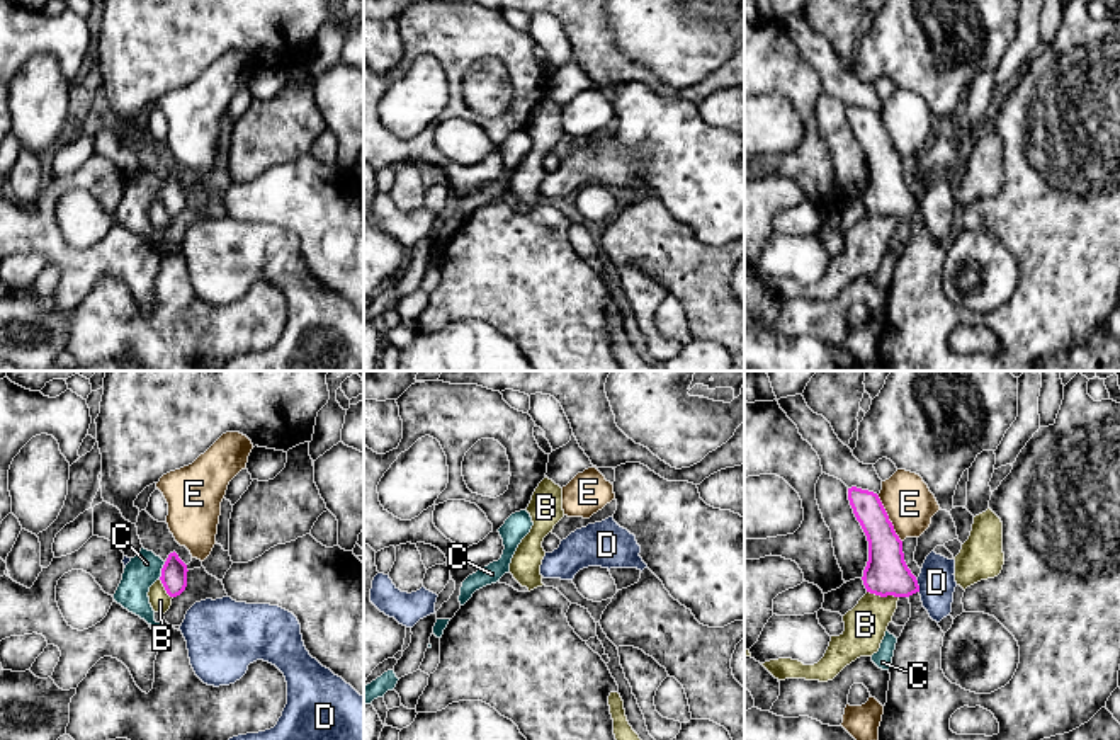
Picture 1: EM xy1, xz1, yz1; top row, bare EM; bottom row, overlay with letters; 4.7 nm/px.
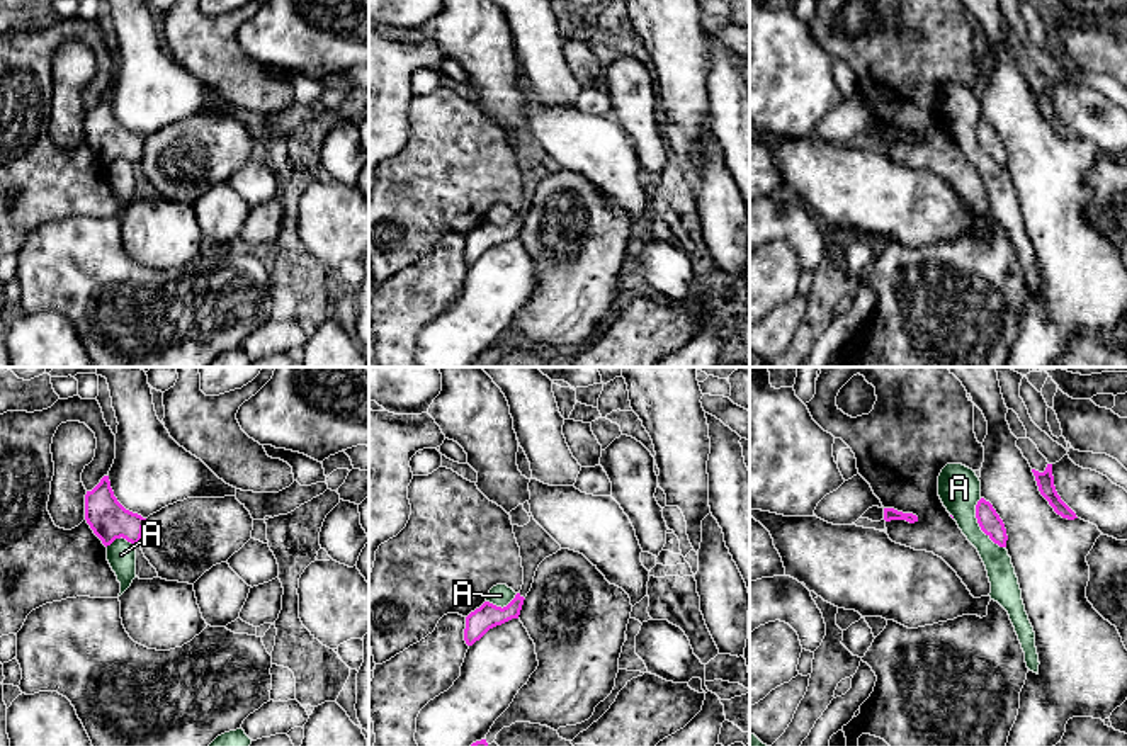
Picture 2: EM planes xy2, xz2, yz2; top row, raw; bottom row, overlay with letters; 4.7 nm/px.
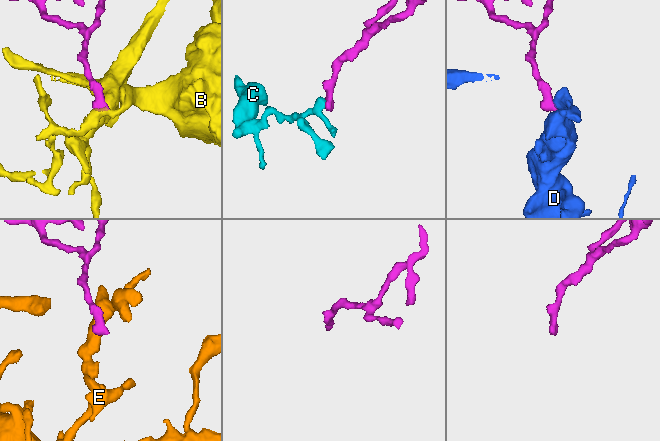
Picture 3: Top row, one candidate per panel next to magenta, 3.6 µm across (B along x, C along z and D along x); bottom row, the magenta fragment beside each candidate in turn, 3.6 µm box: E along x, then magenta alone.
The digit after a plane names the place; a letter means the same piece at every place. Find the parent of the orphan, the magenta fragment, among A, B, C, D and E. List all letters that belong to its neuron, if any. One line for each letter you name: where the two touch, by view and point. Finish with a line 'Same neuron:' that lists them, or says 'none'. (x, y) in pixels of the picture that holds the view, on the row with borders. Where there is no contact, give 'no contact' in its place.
Same neuron: none

